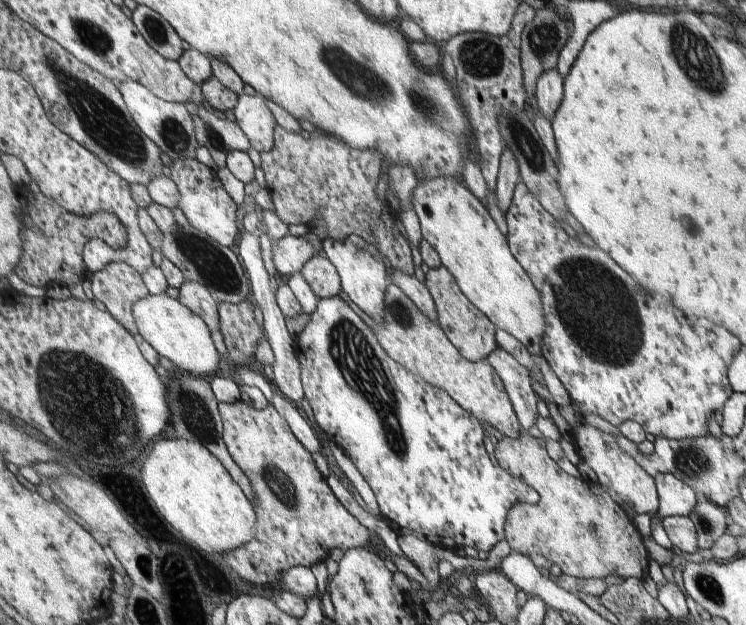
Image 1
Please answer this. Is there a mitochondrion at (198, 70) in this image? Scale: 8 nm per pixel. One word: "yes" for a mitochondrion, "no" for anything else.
no

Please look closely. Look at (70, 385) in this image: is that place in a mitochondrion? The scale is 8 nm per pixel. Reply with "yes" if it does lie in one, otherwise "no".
yes

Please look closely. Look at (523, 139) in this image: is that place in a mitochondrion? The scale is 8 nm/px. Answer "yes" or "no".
yes

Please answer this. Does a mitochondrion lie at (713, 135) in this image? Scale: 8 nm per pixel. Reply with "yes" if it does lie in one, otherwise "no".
no

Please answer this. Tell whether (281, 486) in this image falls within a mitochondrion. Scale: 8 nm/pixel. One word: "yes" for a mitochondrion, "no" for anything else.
yes

